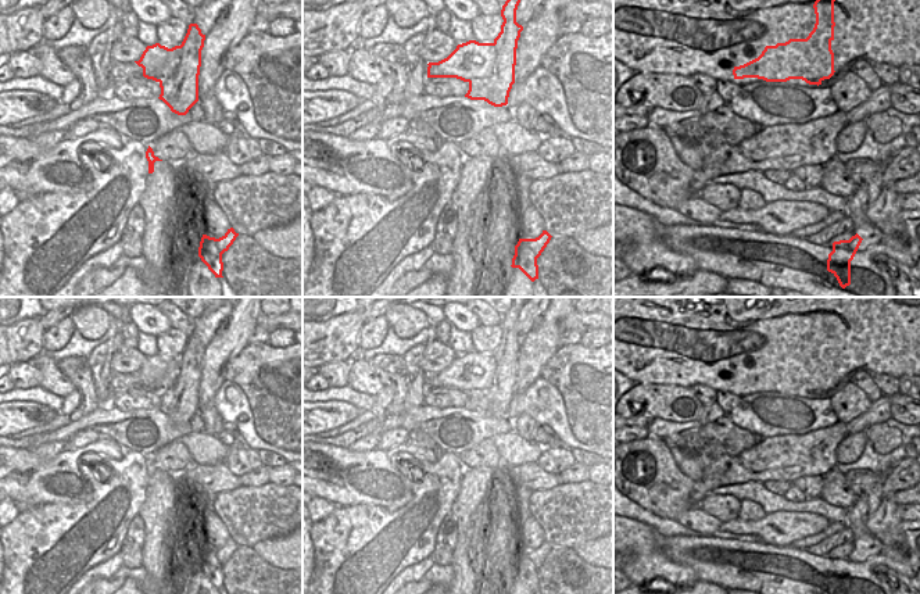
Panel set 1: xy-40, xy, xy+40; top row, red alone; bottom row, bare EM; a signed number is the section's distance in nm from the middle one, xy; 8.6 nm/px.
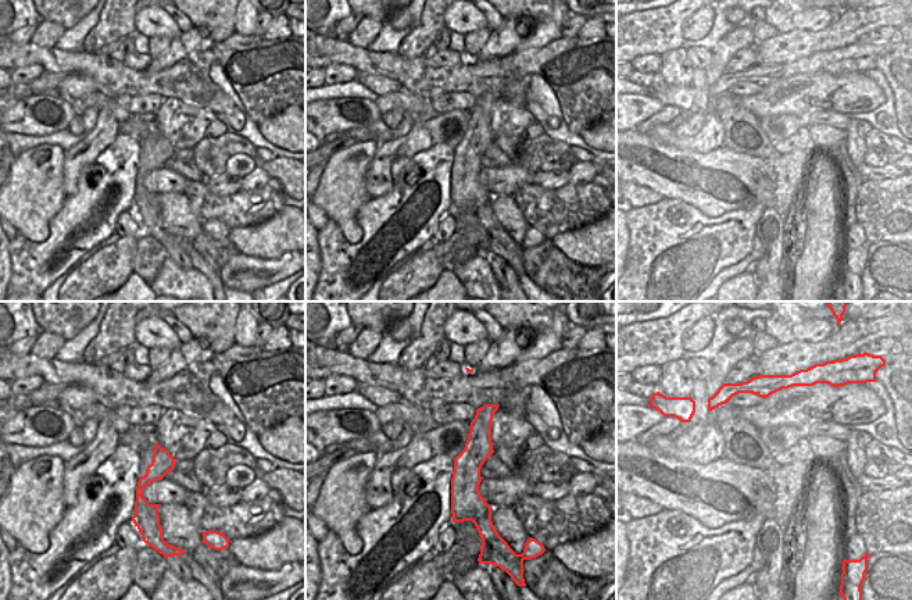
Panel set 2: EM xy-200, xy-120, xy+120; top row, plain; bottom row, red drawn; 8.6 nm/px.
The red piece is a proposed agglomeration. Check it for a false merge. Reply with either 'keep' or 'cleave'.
cleave

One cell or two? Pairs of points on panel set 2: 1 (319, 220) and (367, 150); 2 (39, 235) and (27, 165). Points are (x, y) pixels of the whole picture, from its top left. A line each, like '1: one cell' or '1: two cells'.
1: two cells
2: one cell

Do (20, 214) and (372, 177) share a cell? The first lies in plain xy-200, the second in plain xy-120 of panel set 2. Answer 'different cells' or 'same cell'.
different cells

